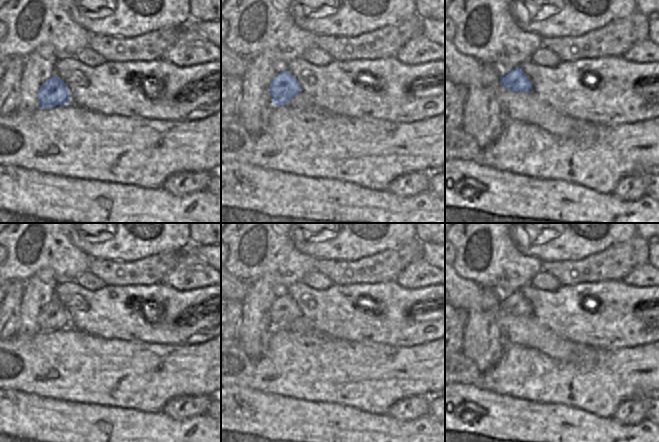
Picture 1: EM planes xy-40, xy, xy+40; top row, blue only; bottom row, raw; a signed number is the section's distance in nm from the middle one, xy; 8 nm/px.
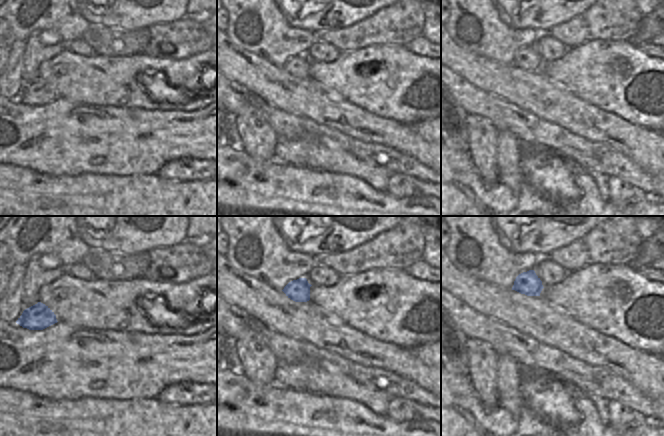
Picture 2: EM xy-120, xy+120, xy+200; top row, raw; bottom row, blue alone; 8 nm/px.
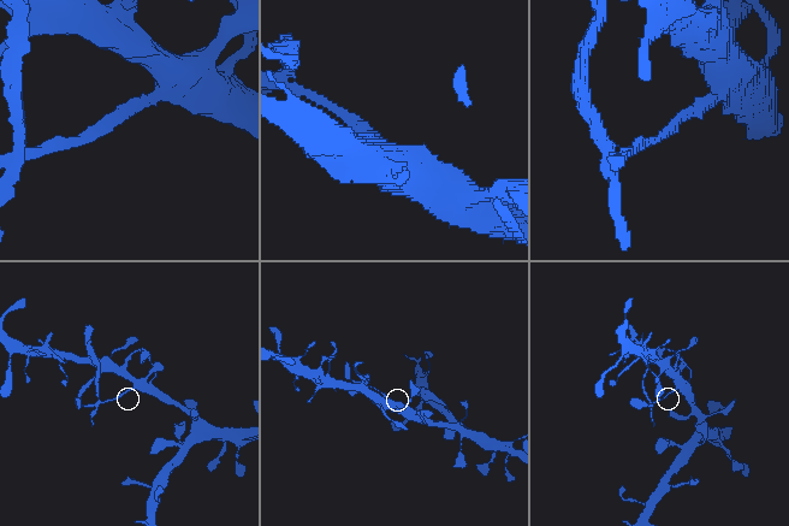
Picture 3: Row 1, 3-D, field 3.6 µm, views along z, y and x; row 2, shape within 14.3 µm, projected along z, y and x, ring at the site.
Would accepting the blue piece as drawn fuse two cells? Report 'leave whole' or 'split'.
split

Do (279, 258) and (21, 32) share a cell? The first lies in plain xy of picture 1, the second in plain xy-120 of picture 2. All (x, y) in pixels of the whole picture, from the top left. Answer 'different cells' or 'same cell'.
same cell

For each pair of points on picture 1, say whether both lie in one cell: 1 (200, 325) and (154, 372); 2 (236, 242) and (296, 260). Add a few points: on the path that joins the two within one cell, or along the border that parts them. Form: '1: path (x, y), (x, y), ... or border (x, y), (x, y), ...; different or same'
1: border (158, 342), (163, 344), (204, 343); different
2: path (237, 261), (249, 268), (264, 261), (277, 261); same

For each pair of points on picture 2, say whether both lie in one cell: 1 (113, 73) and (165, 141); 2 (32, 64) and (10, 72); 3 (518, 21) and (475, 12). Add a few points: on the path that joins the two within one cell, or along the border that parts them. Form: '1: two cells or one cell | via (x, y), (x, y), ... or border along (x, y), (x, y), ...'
1: two cells | border along (115, 107), (142, 107), (145, 109), (162, 110)
2: two cells | border along (26, 45), (22, 63), (23, 85)
3: two cells | border along (496, 10), (499, 17), (507, 25), (520, 30)

